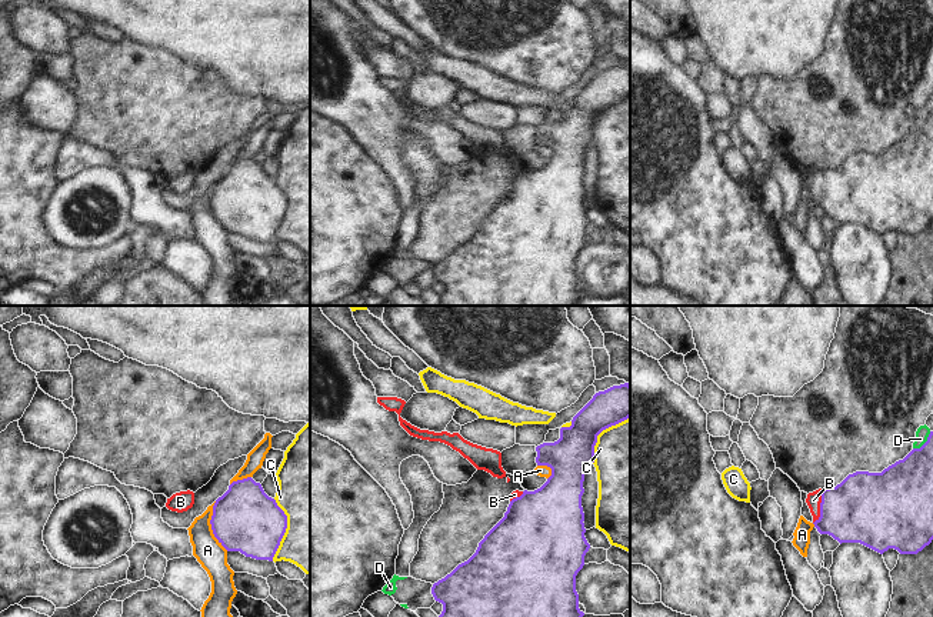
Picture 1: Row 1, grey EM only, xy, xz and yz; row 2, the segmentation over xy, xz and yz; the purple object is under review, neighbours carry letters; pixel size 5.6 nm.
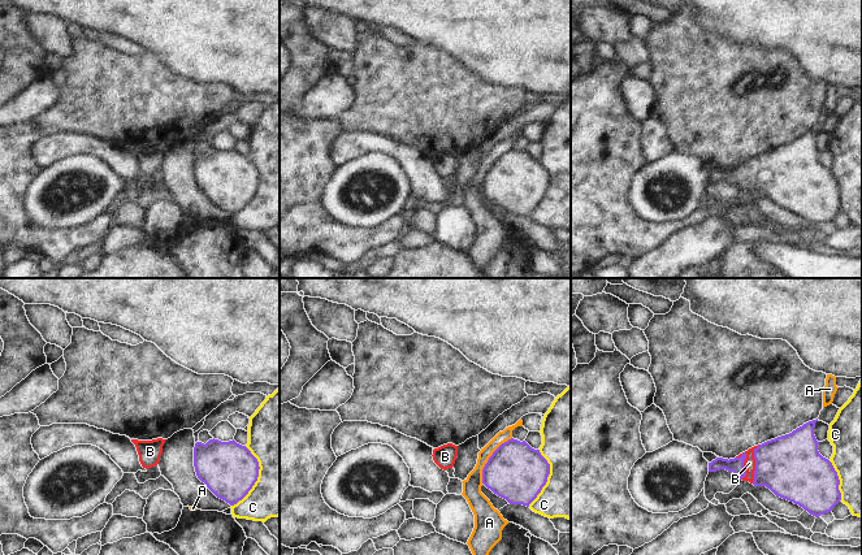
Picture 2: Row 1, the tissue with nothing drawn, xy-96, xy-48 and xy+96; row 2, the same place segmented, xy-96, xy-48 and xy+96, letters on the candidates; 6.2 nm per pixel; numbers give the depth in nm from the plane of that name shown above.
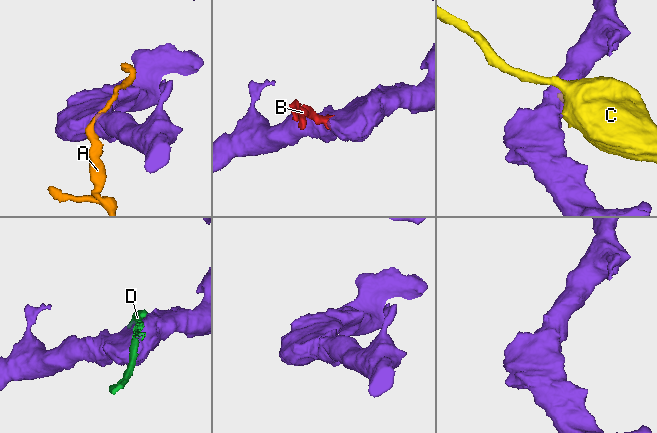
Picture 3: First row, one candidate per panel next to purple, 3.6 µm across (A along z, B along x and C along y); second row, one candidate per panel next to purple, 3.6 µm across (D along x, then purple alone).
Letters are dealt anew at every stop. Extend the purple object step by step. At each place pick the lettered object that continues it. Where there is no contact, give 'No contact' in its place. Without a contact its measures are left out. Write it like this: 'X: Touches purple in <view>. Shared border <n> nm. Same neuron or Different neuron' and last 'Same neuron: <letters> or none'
A: Touches purple in xy. Shared border 280 nm. Different neuron
B: Touches purple in yz. Shared border 200 nm. Same neuron
C: Touches purple in xy. Shared border 360 nm. Different neuron
D: Touches purple in yz. Shared border 140 nm. Different neuron
Same neuron: B.

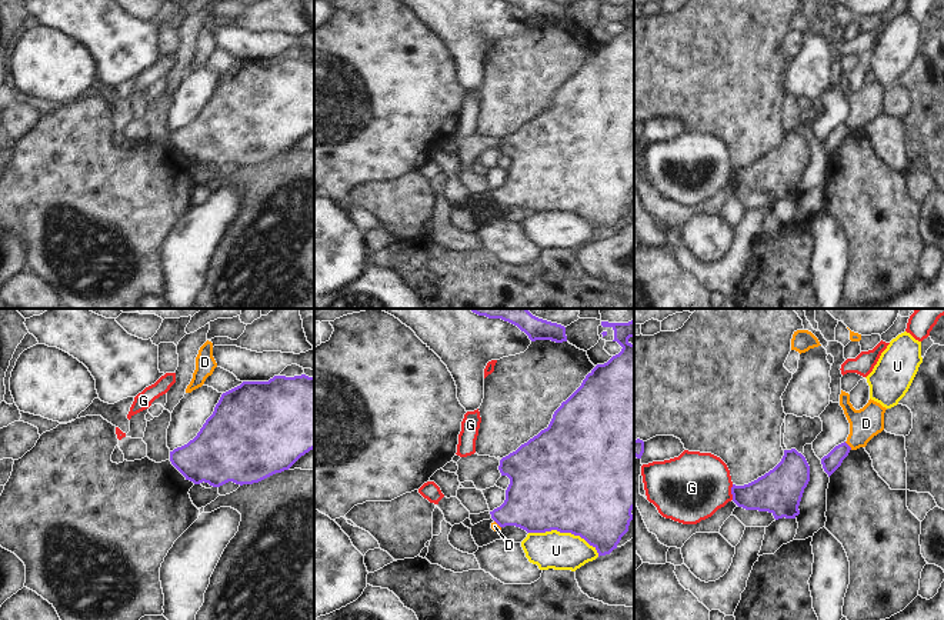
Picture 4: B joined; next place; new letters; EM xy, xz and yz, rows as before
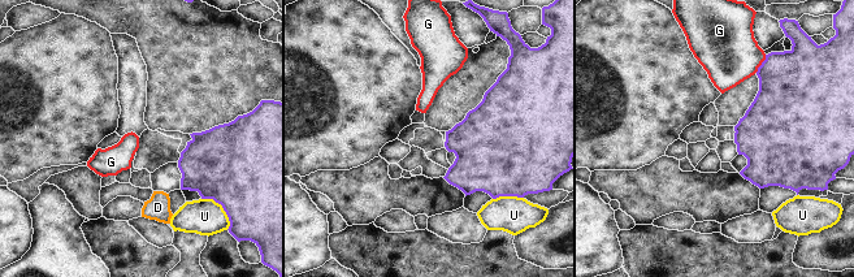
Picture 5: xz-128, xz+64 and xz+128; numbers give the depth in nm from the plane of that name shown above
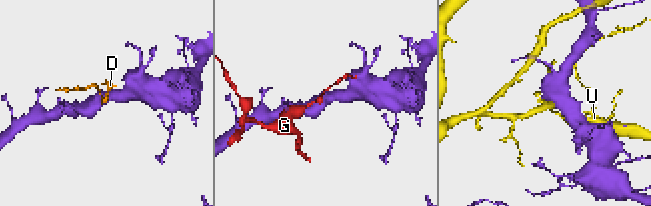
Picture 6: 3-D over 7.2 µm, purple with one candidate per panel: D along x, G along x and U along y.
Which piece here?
D: Touches purple in yz. Shared border 60 nm. Different neuron
G: Touches purple in yz. Shared border 90 nm. Different neuron
U: Touches purple in xz. Shared border 420 nm. Different neuron
Same neuron: none.

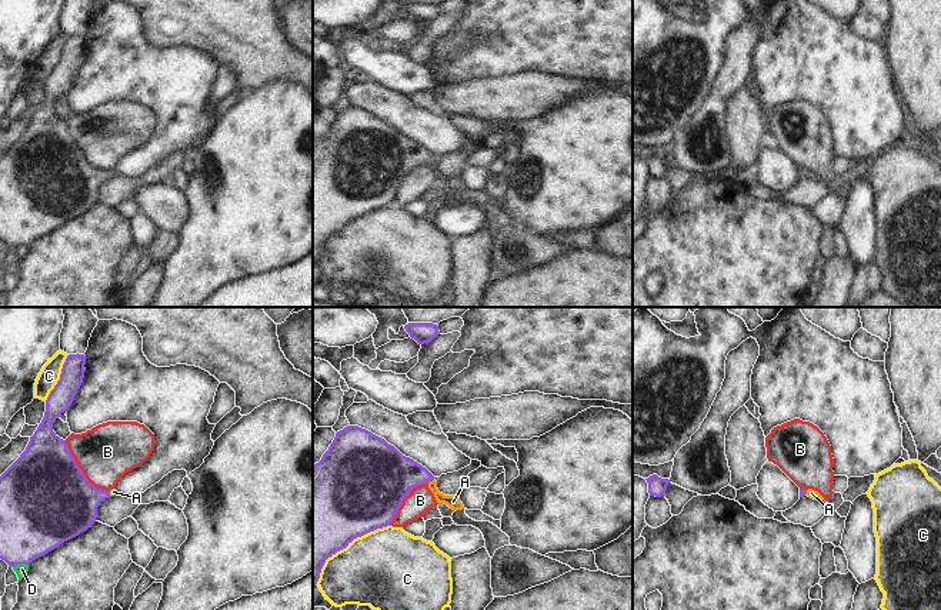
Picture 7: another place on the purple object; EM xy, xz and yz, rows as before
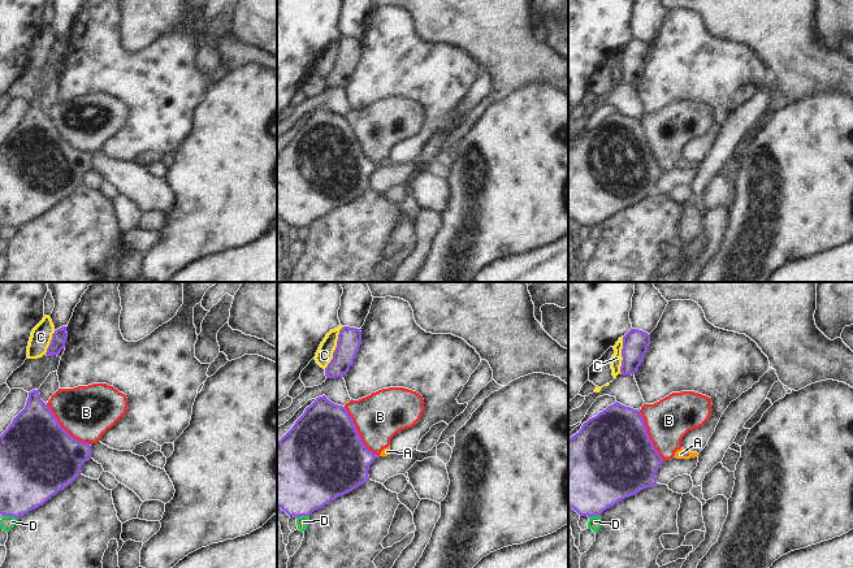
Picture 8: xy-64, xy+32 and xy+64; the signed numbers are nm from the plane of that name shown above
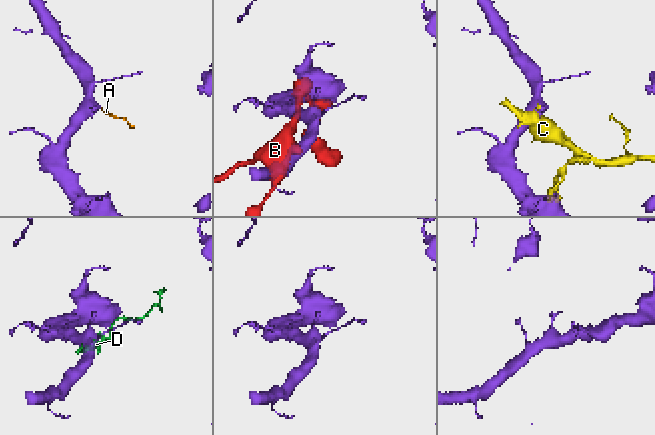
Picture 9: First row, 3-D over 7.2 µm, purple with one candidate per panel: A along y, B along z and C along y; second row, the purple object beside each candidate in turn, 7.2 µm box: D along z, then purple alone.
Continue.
A: Touches purple in xz. Shared border 50 nm. Same neuron
B: Touches purple in xy. Shared border 380 nm. Different neuron
C: Touches purple in xz. Shared border 550 nm. Different neuron
D: Touches purple in xy. Shared border 90 nm. Different neuron
Same neuron: A.

